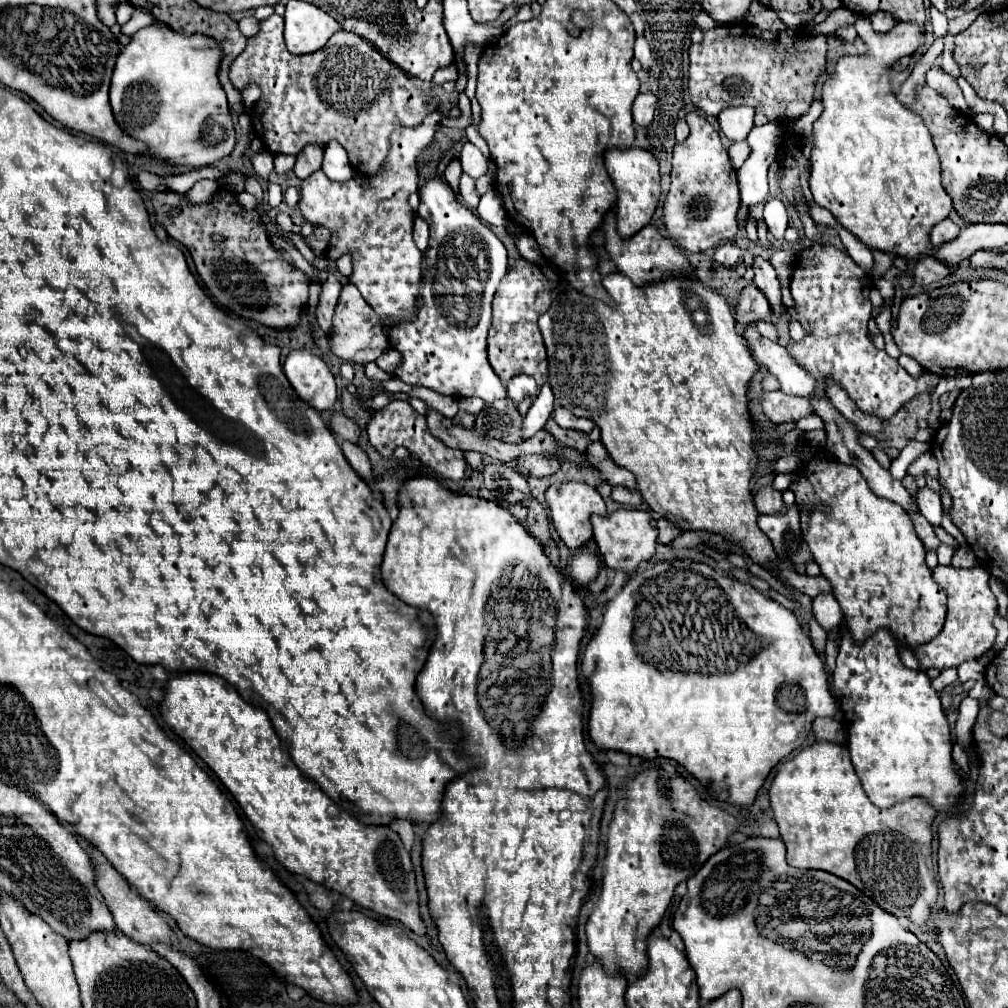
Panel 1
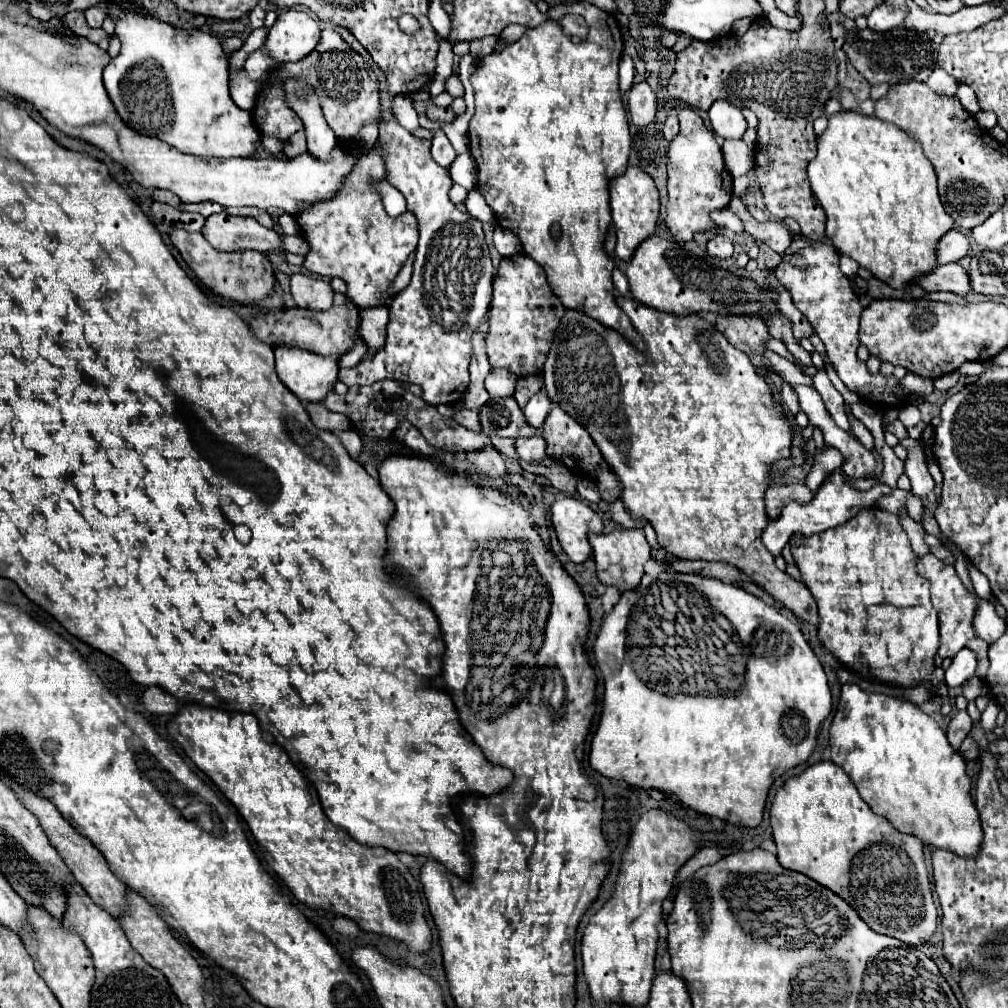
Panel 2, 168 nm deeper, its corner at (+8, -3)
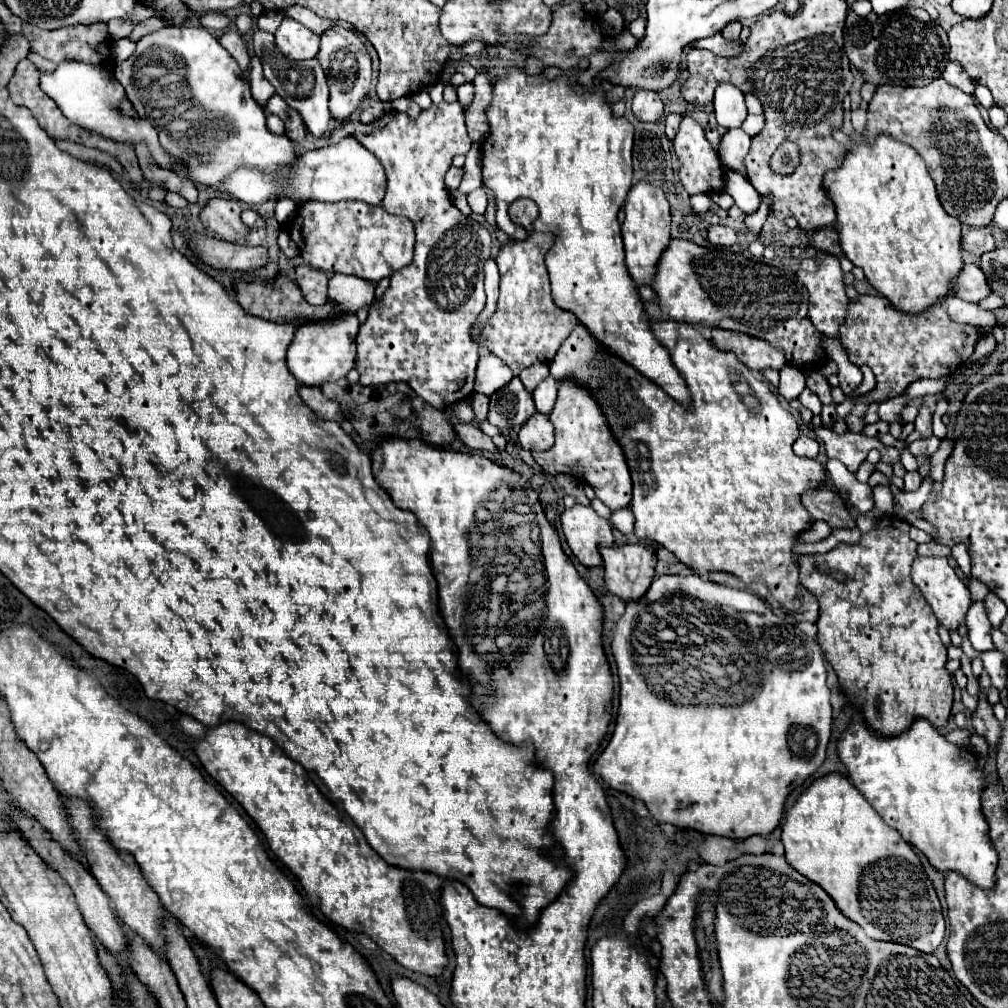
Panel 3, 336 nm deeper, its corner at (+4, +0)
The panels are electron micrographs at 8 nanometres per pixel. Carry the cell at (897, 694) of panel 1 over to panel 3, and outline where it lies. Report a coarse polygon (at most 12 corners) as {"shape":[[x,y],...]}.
{"shape":[[918,717],[838,757],[938,871],[994,887],[976,757]]}

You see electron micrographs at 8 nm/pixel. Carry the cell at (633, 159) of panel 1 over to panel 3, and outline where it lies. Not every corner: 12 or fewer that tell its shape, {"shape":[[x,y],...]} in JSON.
{"shape":[[648,181],[630,187],[622,237],[626,267],[650,285],[670,243],[664,191]]}

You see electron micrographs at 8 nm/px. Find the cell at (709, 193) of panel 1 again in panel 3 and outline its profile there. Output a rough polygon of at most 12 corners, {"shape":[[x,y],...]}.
{"shape":[[684,117],[672,143],[690,195],[724,191],[720,155]]}

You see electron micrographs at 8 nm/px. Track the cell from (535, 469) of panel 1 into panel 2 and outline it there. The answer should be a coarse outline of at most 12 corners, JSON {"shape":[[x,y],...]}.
{"shape":[[542,436],[518,438],[516,452],[526,462],[546,458]]}

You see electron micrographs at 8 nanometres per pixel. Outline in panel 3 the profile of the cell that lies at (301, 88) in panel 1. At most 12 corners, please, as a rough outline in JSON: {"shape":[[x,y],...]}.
{"shape":[[354,29],[324,31],[316,59],[330,113],[344,123],[368,99],[370,55]]}

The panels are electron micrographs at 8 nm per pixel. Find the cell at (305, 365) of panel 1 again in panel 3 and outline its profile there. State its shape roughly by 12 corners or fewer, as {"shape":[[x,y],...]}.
{"shape":[[356,315],[298,327],[286,363],[300,385],[354,367]]}

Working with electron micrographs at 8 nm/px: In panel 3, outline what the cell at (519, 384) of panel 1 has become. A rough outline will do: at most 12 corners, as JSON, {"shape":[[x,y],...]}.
{"shape":[[496,355],[478,361],[474,391],[492,395],[514,373]]}

